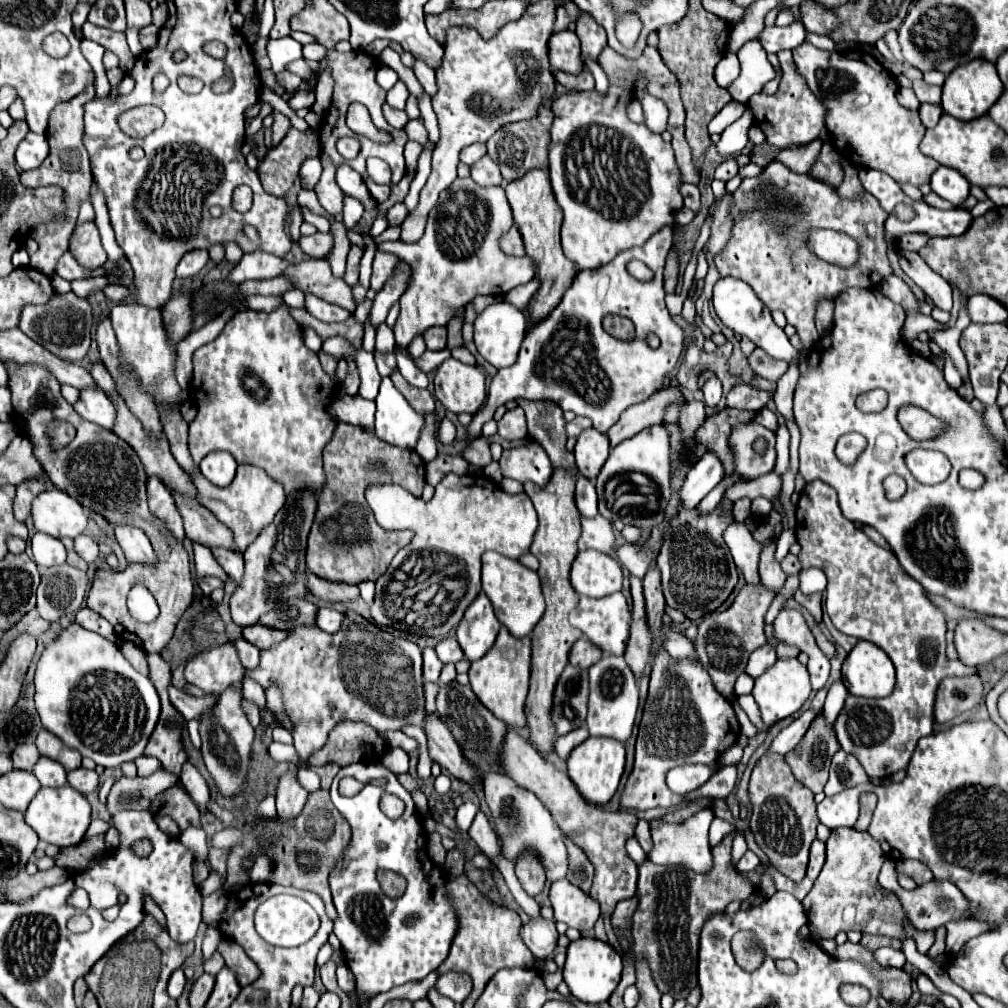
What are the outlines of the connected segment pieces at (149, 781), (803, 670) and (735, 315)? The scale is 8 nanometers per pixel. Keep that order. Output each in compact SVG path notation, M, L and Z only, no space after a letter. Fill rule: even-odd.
M162 766L160 770L156 770L154 774L144 776L144 778L142 778L142 776L136 776L136 778L126 778L126 776L122 776L122 778L118 778L118 780L114 782L112 792L110 792L110 796L108 796L106 808L108 808L110 816L118 814L118 812L120 812L118 792L138 790L142 796L140 796L140 800L132 802L130 808L132 808L132 810L150 810L152 800L154 800L156 796L164 794L164 792L166 792L168 788L172 788L176 782L178 782L178 776L172 774L172 772L168 772L164 766Z
M786 658L786 660L776 660L774 666L770 666L762 676L756 678L752 696L756 698L760 712L762 712L762 720L766 726L772 726L792 714L796 714L802 704L808 700L812 692L810 686L810 674L808 668L798 660L798 658Z
M720 278L714 286L712 304L714 304L716 314L720 316L720 320L728 328L732 328L740 336L750 338L758 348L762 348L772 358L780 358L780 360L786 360L786 362L796 358L796 354L798 354L796 348L790 344L784 330L774 324L772 316L770 316L770 310L760 302L760 298L756 298L754 290L746 282L738 280L738 278Z

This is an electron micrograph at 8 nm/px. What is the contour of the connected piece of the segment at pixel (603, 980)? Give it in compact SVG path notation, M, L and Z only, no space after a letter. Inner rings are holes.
M588 936L570 942L564 964L564 982L578 1000L592 1004L608 1000L620 982L620 974L622 974L622 956L608 942Z

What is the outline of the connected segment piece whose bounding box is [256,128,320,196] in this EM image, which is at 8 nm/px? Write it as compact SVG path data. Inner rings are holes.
M290 128L284 140L278 146L270 148L264 160L258 164L256 172L260 176L264 190L272 196L286 194L294 178L298 176L302 162L318 154L320 154L320 138L314 130L302 134L296 128Z

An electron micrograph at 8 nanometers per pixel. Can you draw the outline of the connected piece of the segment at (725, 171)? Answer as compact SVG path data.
M728 158L728 160L724 160L718 168L716 168L716 174L714 174L714 178L718 178L718 180L730 180L730 178L734 178L738 174L738 162L736 162L736 158Z

